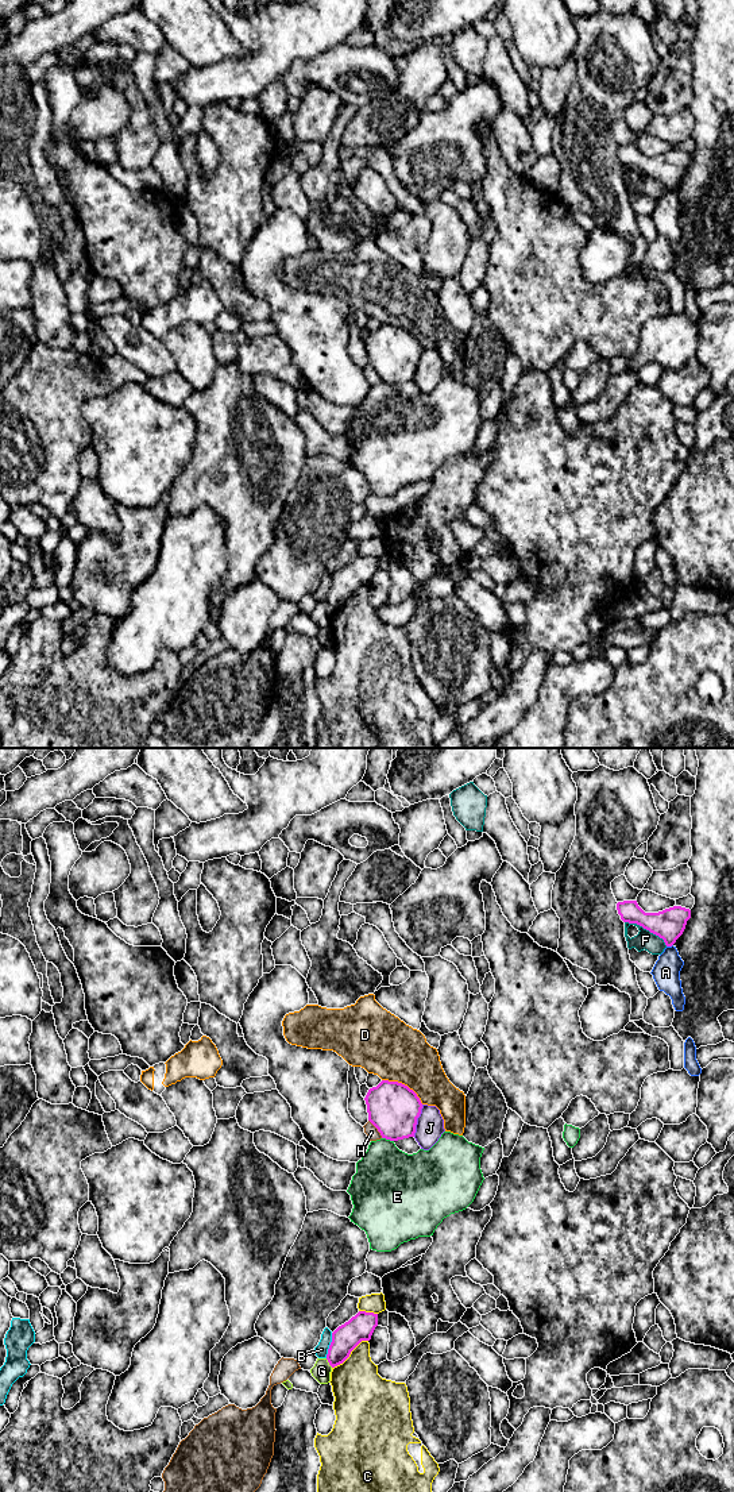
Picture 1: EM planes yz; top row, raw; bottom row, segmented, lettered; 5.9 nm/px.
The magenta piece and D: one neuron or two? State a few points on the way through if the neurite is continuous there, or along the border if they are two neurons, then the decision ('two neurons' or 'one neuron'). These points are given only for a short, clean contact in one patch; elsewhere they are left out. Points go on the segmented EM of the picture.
two neurons

